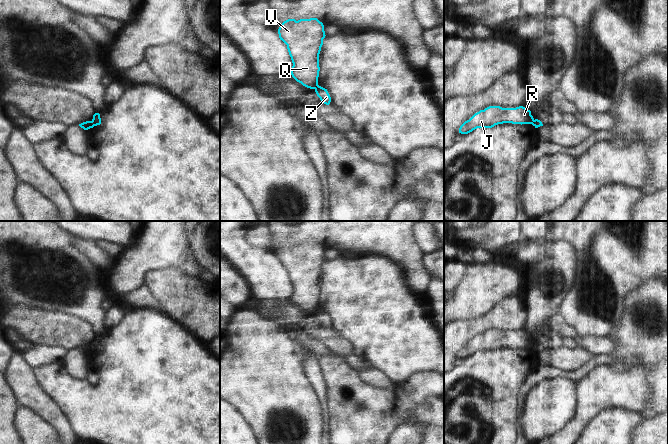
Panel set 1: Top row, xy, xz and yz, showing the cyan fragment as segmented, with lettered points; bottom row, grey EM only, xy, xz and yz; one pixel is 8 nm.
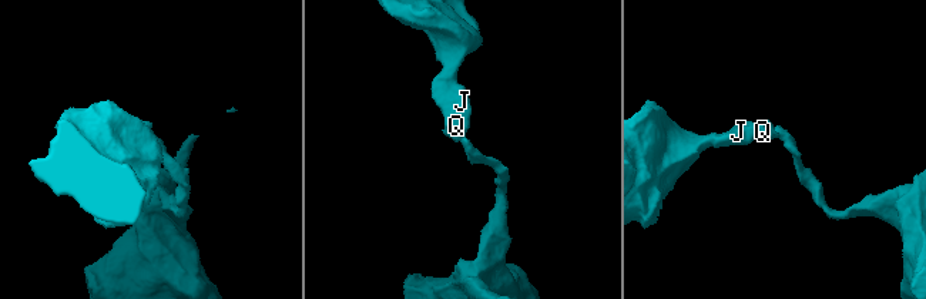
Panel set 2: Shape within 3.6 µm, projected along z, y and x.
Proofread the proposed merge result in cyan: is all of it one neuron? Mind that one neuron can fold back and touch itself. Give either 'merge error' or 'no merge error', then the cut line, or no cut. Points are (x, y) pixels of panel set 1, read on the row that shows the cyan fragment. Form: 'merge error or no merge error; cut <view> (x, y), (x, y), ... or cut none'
merge error; cut xy (90, 121), (92, 127)

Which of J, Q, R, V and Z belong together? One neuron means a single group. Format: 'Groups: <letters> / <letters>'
Groups: J Q R V / Z

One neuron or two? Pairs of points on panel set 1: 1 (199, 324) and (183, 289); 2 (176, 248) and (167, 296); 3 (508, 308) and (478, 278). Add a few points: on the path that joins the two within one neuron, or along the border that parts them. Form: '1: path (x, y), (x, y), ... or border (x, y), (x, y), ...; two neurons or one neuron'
1: path (199, 315), (199, 311), (186, 298); one neuron
2: border (149, 271), (180, 267), (188, 274), (194, 275); two neurons
3: border (516, 296), (503, 299), (483, 315); two neurons

